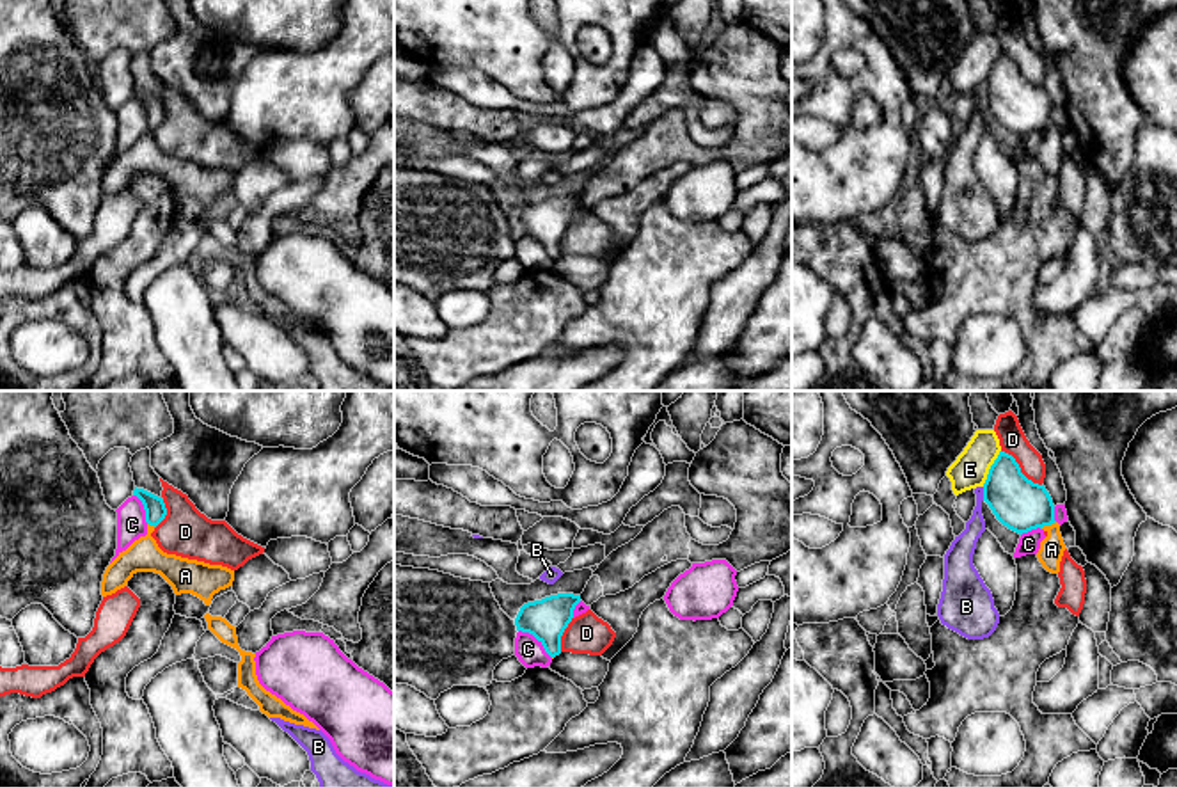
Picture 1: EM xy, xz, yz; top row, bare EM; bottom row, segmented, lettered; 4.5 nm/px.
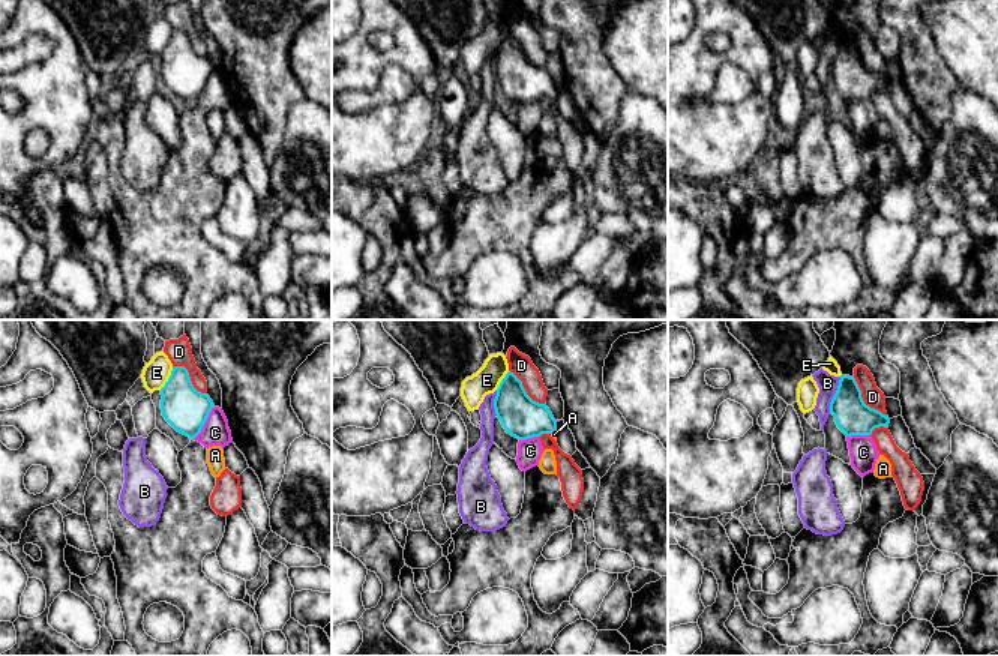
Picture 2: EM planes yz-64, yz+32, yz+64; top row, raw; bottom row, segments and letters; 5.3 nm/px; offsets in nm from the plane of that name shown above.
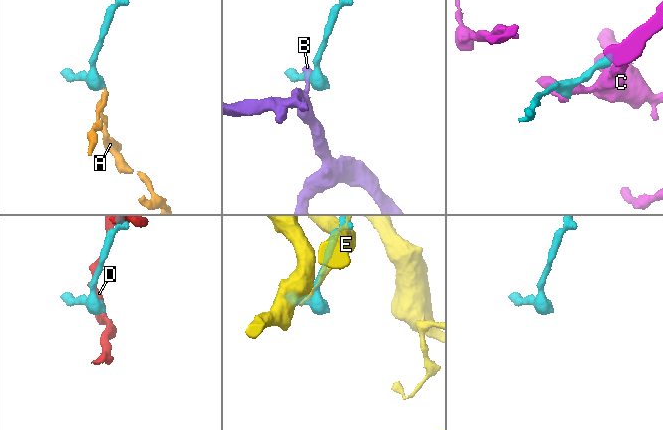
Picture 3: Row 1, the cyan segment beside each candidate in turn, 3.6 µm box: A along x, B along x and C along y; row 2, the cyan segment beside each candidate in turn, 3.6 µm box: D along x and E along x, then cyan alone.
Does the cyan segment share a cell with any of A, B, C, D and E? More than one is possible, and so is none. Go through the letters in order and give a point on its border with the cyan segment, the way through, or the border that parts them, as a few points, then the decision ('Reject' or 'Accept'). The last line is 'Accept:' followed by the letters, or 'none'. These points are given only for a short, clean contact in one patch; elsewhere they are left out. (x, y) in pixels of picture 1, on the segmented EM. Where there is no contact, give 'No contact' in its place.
A: Touches cyan at yz (1048, 524). Path across: yz (1018, 503), (1028, 505), (1048, 524), (1051, 549). Accept
B: Touches cyan at yz (984, 494). Reject
C: Touches cyan at xz (537, 638). Reject
D: Touches cyan at yz (1019, 469). Reject
E: Touches cyan at yz (991, 468). Reject
Accept: A

